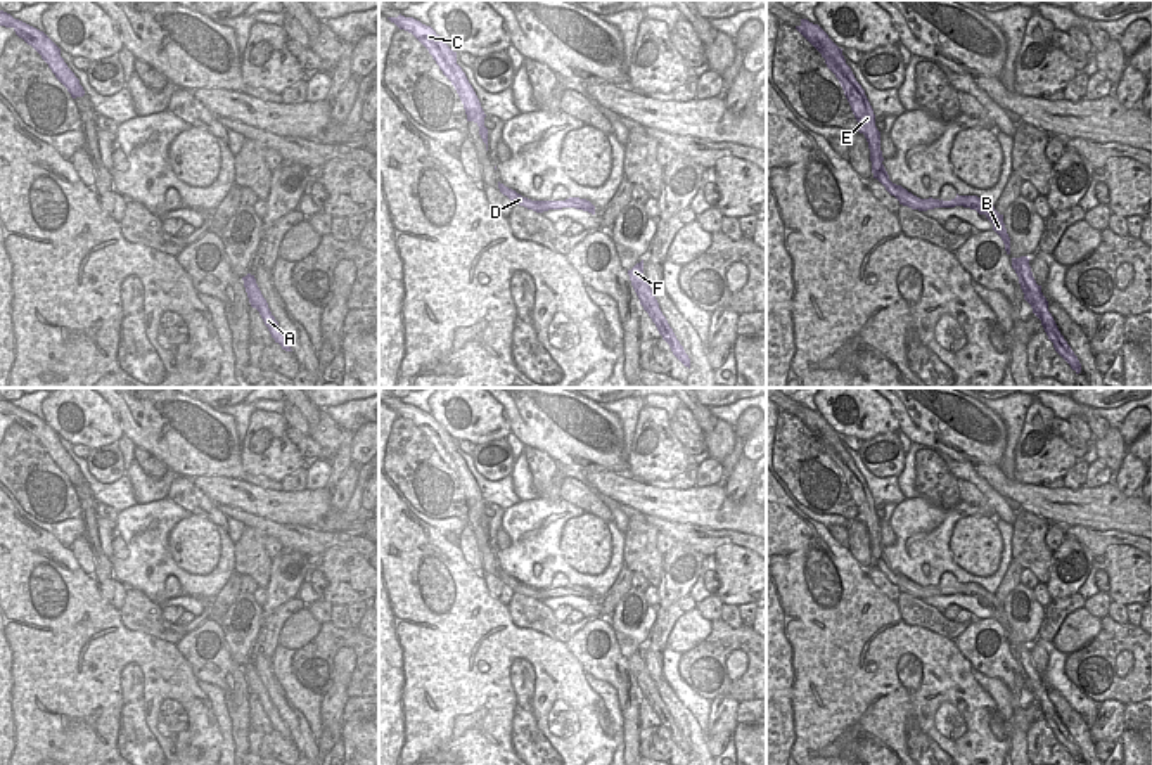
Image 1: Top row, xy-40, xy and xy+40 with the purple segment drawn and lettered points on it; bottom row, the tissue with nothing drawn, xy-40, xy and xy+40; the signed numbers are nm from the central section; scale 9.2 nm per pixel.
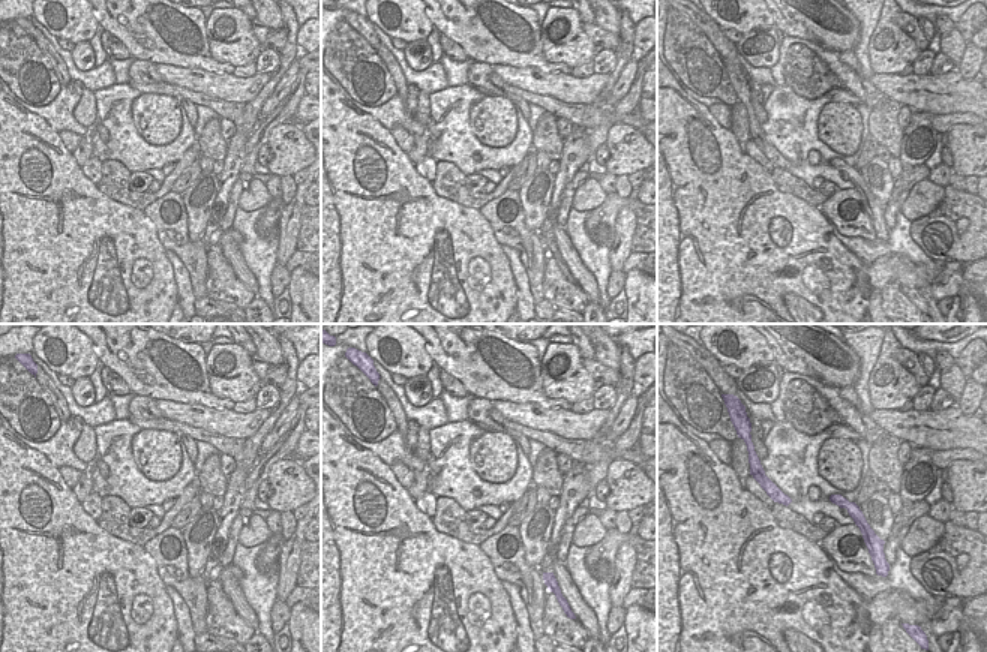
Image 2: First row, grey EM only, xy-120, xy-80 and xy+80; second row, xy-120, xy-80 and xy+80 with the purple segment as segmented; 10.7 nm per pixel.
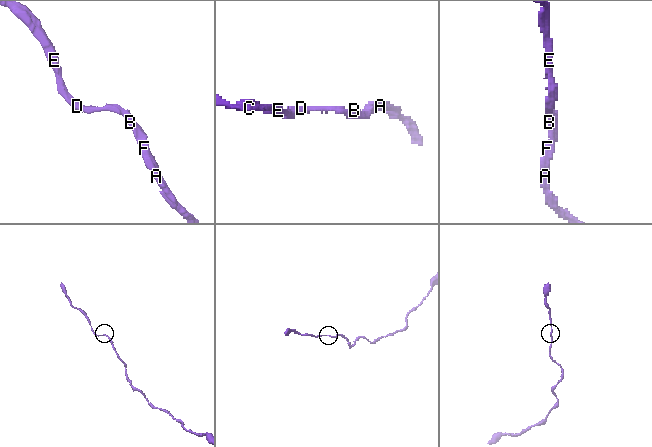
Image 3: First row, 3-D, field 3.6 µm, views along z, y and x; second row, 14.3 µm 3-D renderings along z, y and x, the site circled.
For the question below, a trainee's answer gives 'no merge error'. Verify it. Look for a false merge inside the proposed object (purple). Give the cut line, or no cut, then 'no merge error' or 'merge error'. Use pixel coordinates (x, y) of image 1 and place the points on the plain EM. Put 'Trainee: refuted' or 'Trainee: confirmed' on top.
Trainee: confirmed
no cut | no merge error

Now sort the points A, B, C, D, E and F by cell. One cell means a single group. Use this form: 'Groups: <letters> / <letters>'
Groups: A B C D E F.

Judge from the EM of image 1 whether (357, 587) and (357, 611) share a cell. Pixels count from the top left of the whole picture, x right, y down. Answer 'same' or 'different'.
different

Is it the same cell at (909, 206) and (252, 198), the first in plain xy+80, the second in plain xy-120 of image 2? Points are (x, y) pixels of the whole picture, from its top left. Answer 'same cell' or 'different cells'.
same cell

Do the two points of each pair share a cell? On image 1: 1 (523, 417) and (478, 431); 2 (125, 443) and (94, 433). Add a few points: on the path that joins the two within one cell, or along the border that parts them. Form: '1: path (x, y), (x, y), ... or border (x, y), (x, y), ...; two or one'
1: border (500, 405), (511, 431); two
2: border (123, 435), (116, 442); two

